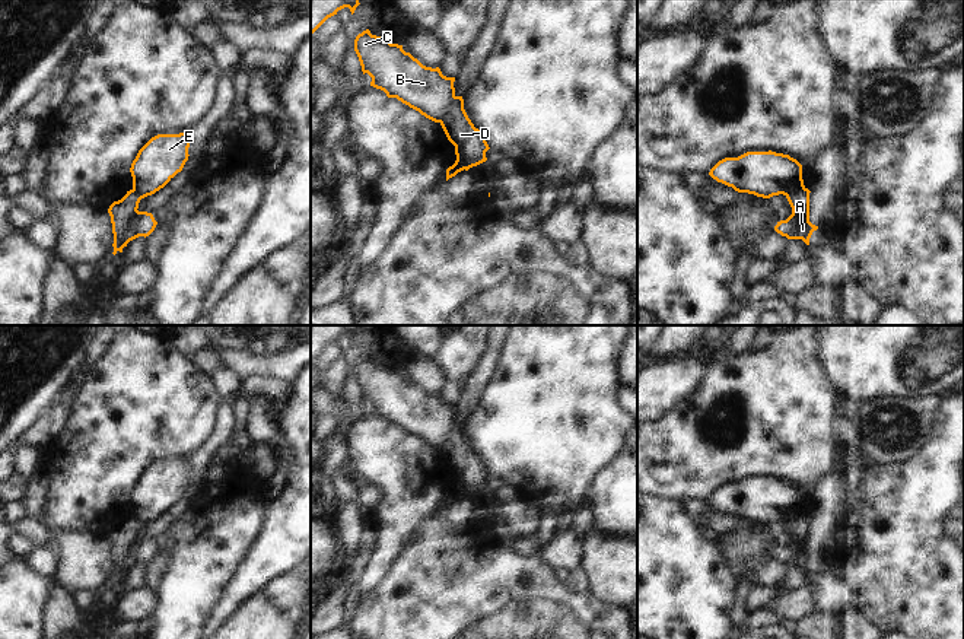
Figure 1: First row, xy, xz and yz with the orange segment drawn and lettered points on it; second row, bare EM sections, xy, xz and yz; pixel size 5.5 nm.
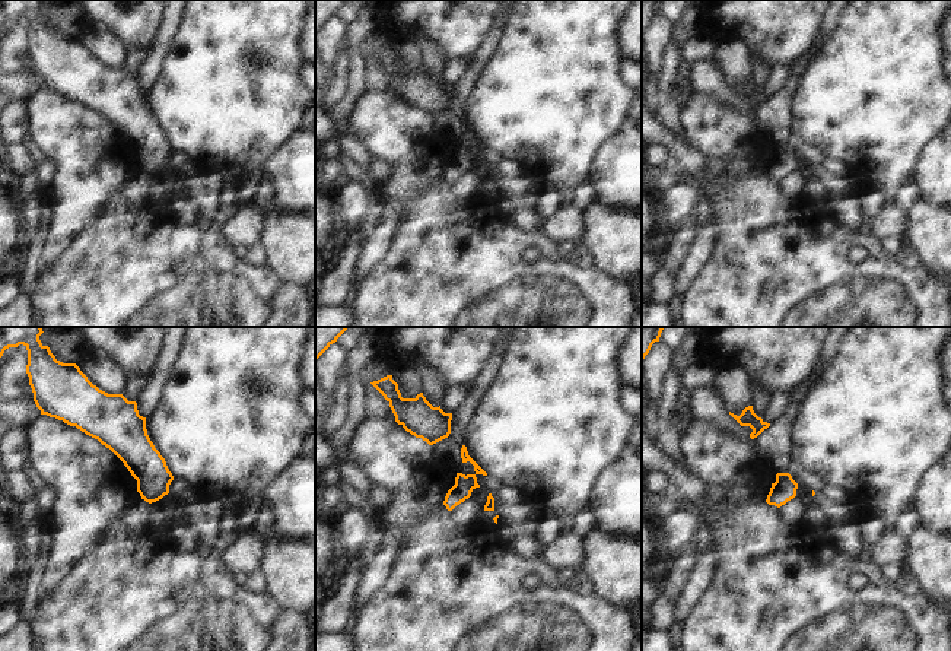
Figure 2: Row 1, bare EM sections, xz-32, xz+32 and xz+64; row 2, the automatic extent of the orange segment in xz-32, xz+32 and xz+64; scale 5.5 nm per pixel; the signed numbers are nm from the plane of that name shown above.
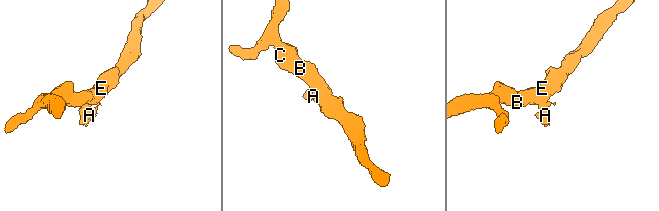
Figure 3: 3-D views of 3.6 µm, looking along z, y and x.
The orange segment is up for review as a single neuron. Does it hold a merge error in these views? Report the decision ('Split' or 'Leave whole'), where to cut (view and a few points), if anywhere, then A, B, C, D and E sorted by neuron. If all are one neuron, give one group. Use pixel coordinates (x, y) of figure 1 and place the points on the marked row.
Split. Split along xz (455, 148), (465, 168). Groups: A / B C D E.

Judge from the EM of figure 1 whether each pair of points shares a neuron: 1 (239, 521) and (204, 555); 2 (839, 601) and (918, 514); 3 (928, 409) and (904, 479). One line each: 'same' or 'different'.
1: same
2: different
3: different

